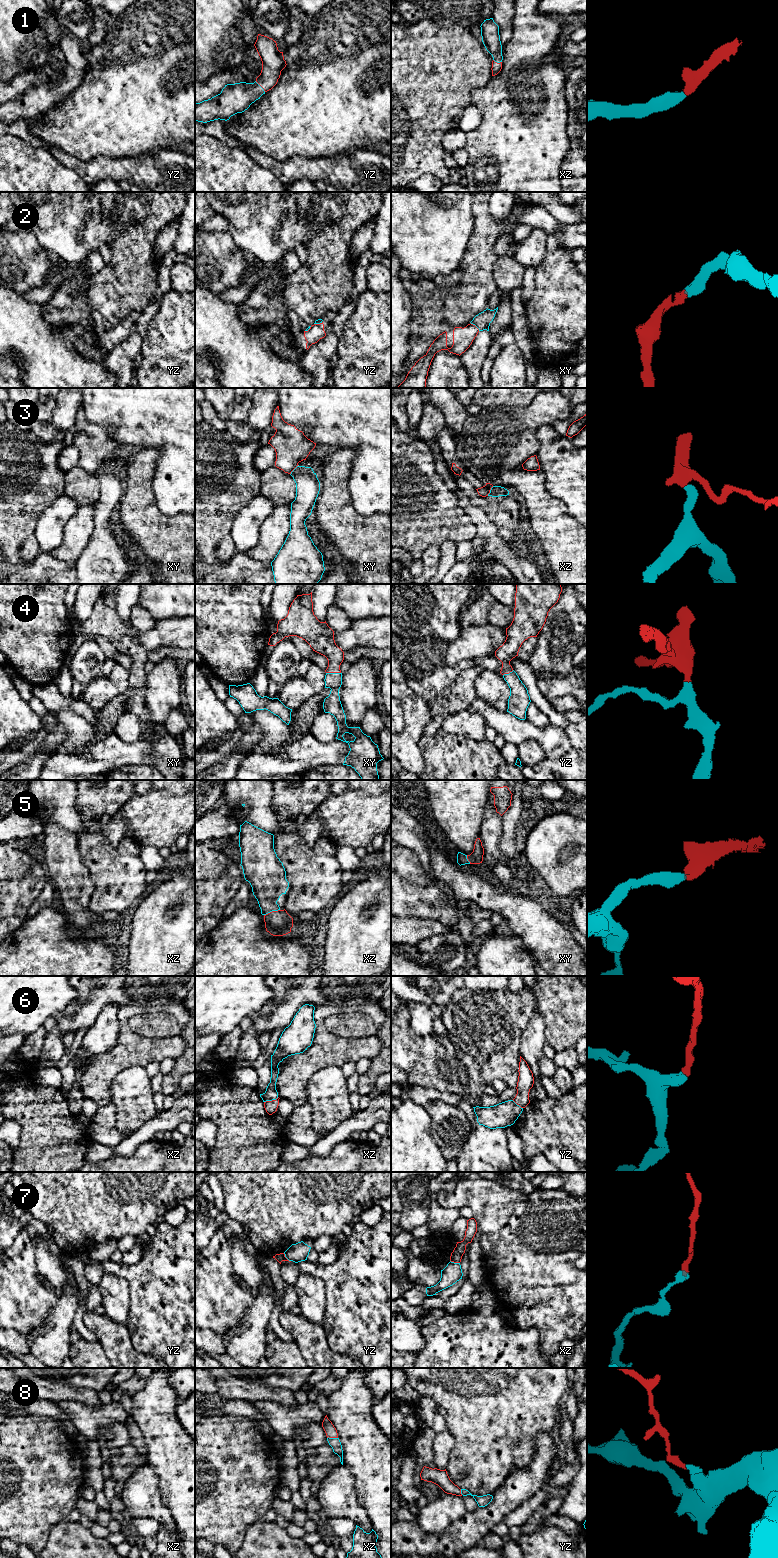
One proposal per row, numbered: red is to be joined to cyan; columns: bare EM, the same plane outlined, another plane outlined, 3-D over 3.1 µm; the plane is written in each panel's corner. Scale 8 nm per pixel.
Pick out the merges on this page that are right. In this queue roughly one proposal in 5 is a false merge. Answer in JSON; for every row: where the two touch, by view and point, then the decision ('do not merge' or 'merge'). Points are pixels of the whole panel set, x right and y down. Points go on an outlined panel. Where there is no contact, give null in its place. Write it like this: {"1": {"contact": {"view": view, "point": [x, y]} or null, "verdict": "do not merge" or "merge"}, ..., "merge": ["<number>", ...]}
{"1": {"contact": {"view": "yz", "point": [260, 86]}, "verdict": "merge"}, "2": {"contact": {"view": "xy", "point": [475, 325]}, "verdict": "merge"}, "3": {"contact": {"view": "xz", "point": [490, 491]}, "verdict": "do not merge"}, "4": {"contact": {"view": "xy", "point": [333, 673]}, "verdict": "merge"}, "5": {"contact": {"view": "xz", "point": [271, 911]}, "verdict": "merge"}, "6": {"contact": {"view": "xz", "point": [271, 1100]}, "verdict": "merge"}, "7": {"contact": {"view": "xz", "point": [455, 1263]}, "verdict": "do not merge"}, "8": {"contact": {"view": "xz", "point": [332, 1438]}, "verdict": "merge"}, "merge": ["1", "2", "4", "5", "6", "8"]}

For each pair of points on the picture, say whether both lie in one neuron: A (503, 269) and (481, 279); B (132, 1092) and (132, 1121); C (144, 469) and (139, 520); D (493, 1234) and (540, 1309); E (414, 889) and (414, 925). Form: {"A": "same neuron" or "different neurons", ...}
{"A": "different neurons", "B": "same neuron", "C": "same neuron", "D": "same neuron", "E": "different neurons"}

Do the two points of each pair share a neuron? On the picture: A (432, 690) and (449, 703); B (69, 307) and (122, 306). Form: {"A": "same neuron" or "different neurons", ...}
{"A": "different neurons", "B": "different neurons"}

